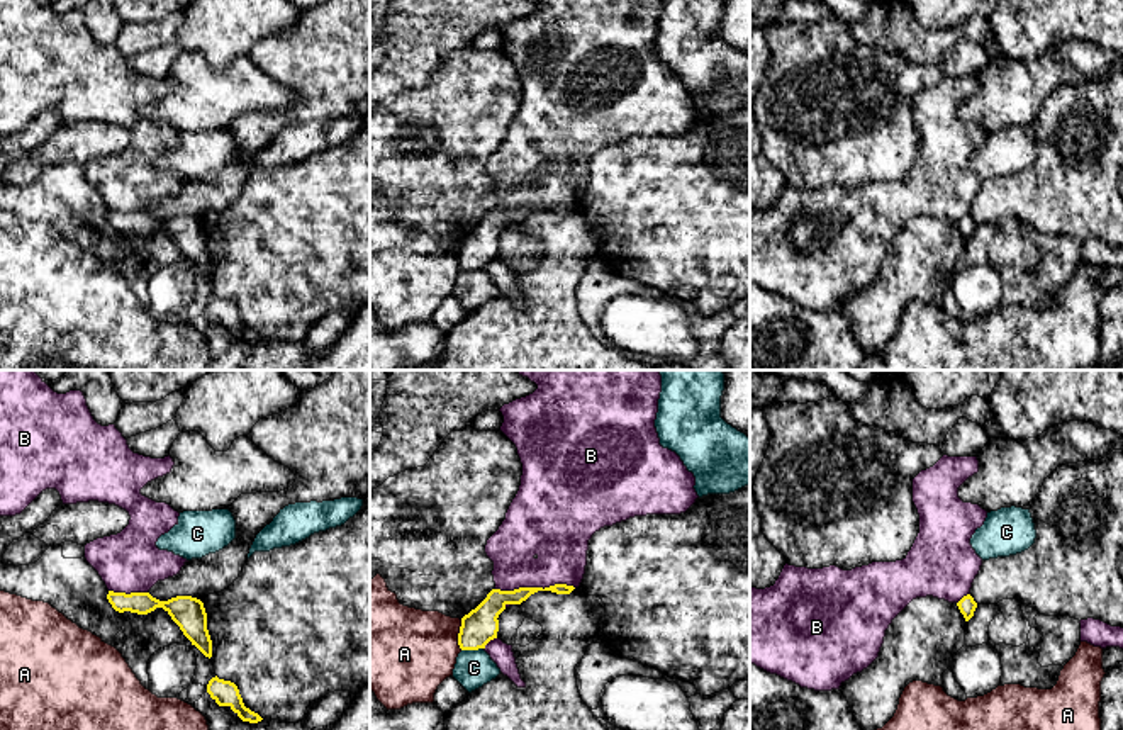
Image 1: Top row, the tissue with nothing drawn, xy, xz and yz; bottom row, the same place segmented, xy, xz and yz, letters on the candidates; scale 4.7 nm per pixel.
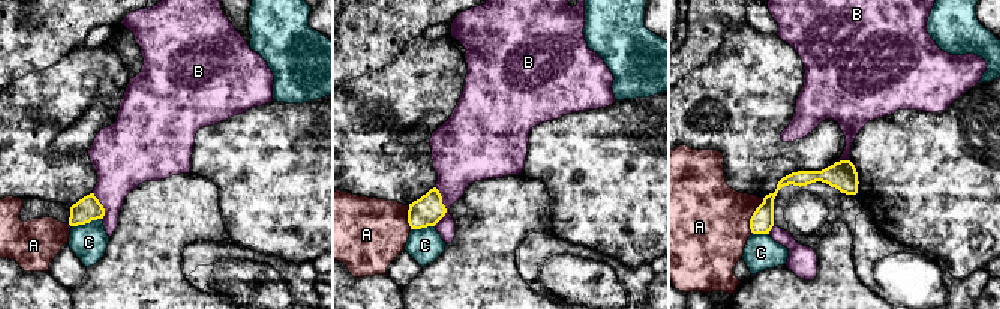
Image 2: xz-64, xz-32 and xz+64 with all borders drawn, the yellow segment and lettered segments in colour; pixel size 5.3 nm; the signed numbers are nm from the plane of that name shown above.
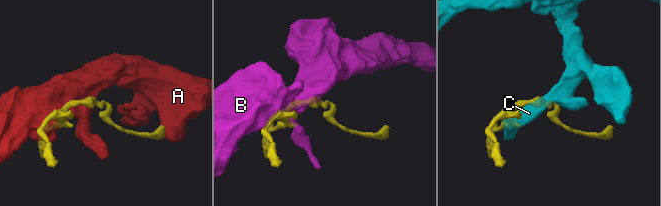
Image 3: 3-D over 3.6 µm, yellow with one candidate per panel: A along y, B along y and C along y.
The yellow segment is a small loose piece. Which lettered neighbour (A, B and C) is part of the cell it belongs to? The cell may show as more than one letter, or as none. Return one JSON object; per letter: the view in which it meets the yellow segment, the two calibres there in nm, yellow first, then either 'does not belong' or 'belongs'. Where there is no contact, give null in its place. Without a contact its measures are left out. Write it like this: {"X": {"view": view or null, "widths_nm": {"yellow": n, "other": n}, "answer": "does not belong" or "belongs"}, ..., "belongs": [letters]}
{"A": {"view": "xz", "widths_nm": {"yellow": 170, "other": 420}, "answer": "does not belong"}, "B": {"view": "xz", "widths_nm": {"yellow": 110, "other": 260}, "answer": "does not belong"}, "C": {"view": "xz", "widths_nm": {"yellow": 170, "other": 180}, "answer": "does not belong"}, "belongs": []}

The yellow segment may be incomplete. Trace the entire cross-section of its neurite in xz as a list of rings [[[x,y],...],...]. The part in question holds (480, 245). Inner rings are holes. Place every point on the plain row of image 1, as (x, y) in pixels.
[[[555,204],[550,207],[519,207],[514,211],[492,209],[487,217],[468,234],[461,238],[458,253],[458,265],[461,270],[478,270],[497,258],[499,234],[507,224],[521,224],[538,211],[551,211],[556,214],[570,214],[575,207],[567,204]]]

